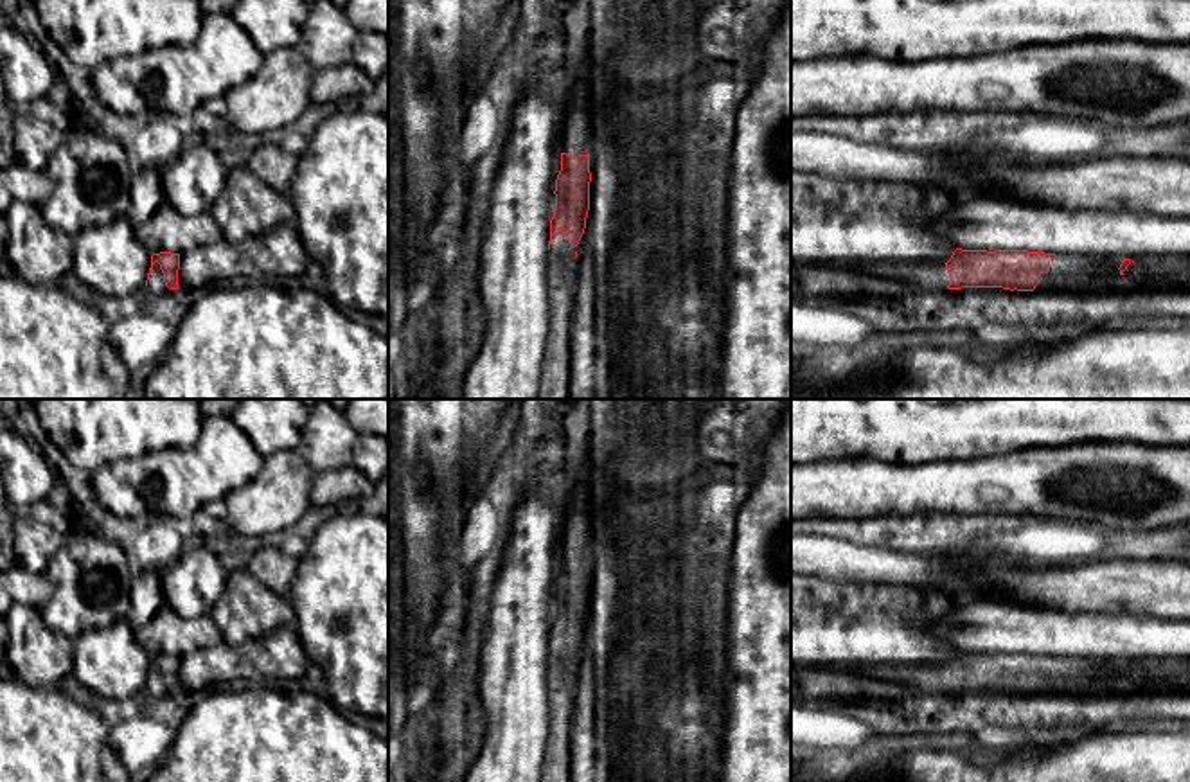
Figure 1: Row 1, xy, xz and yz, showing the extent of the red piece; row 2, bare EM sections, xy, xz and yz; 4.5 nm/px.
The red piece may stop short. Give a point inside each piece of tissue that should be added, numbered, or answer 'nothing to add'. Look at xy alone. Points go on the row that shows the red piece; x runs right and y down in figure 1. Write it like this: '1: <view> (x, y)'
1: xy (155, 284)

